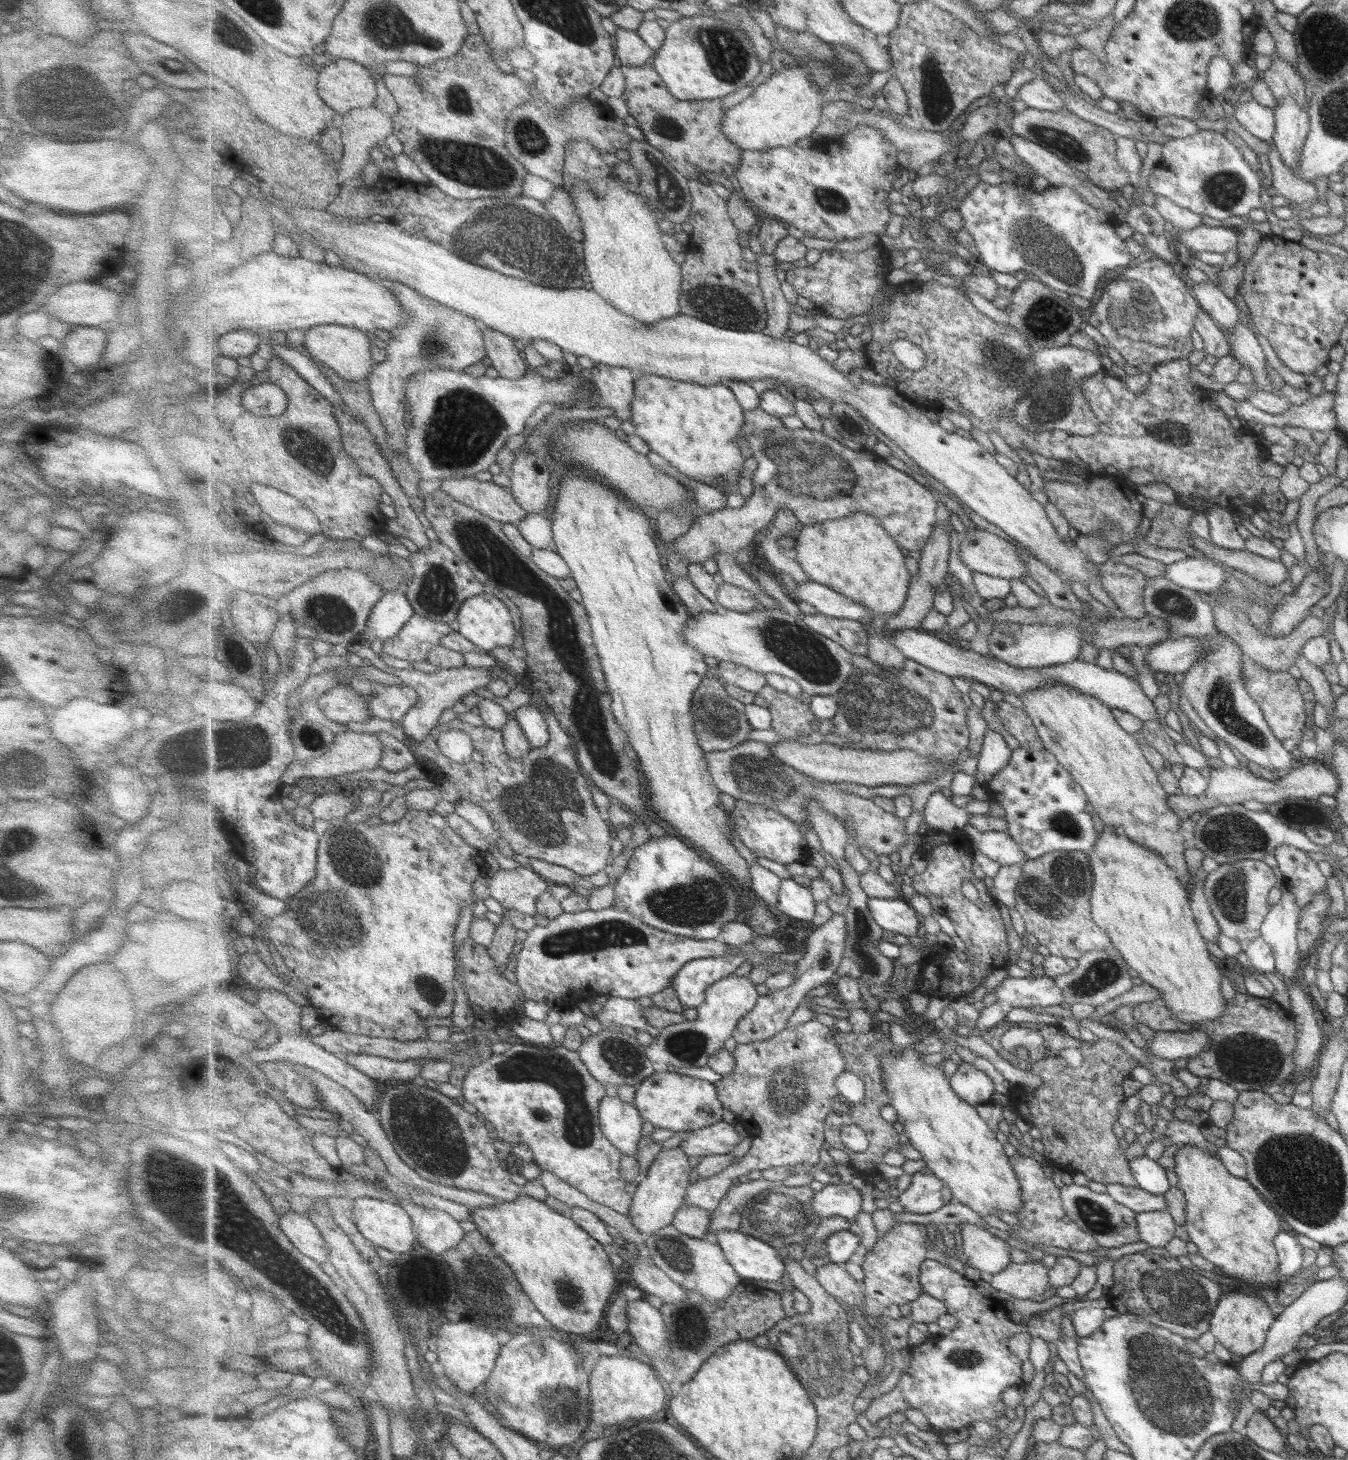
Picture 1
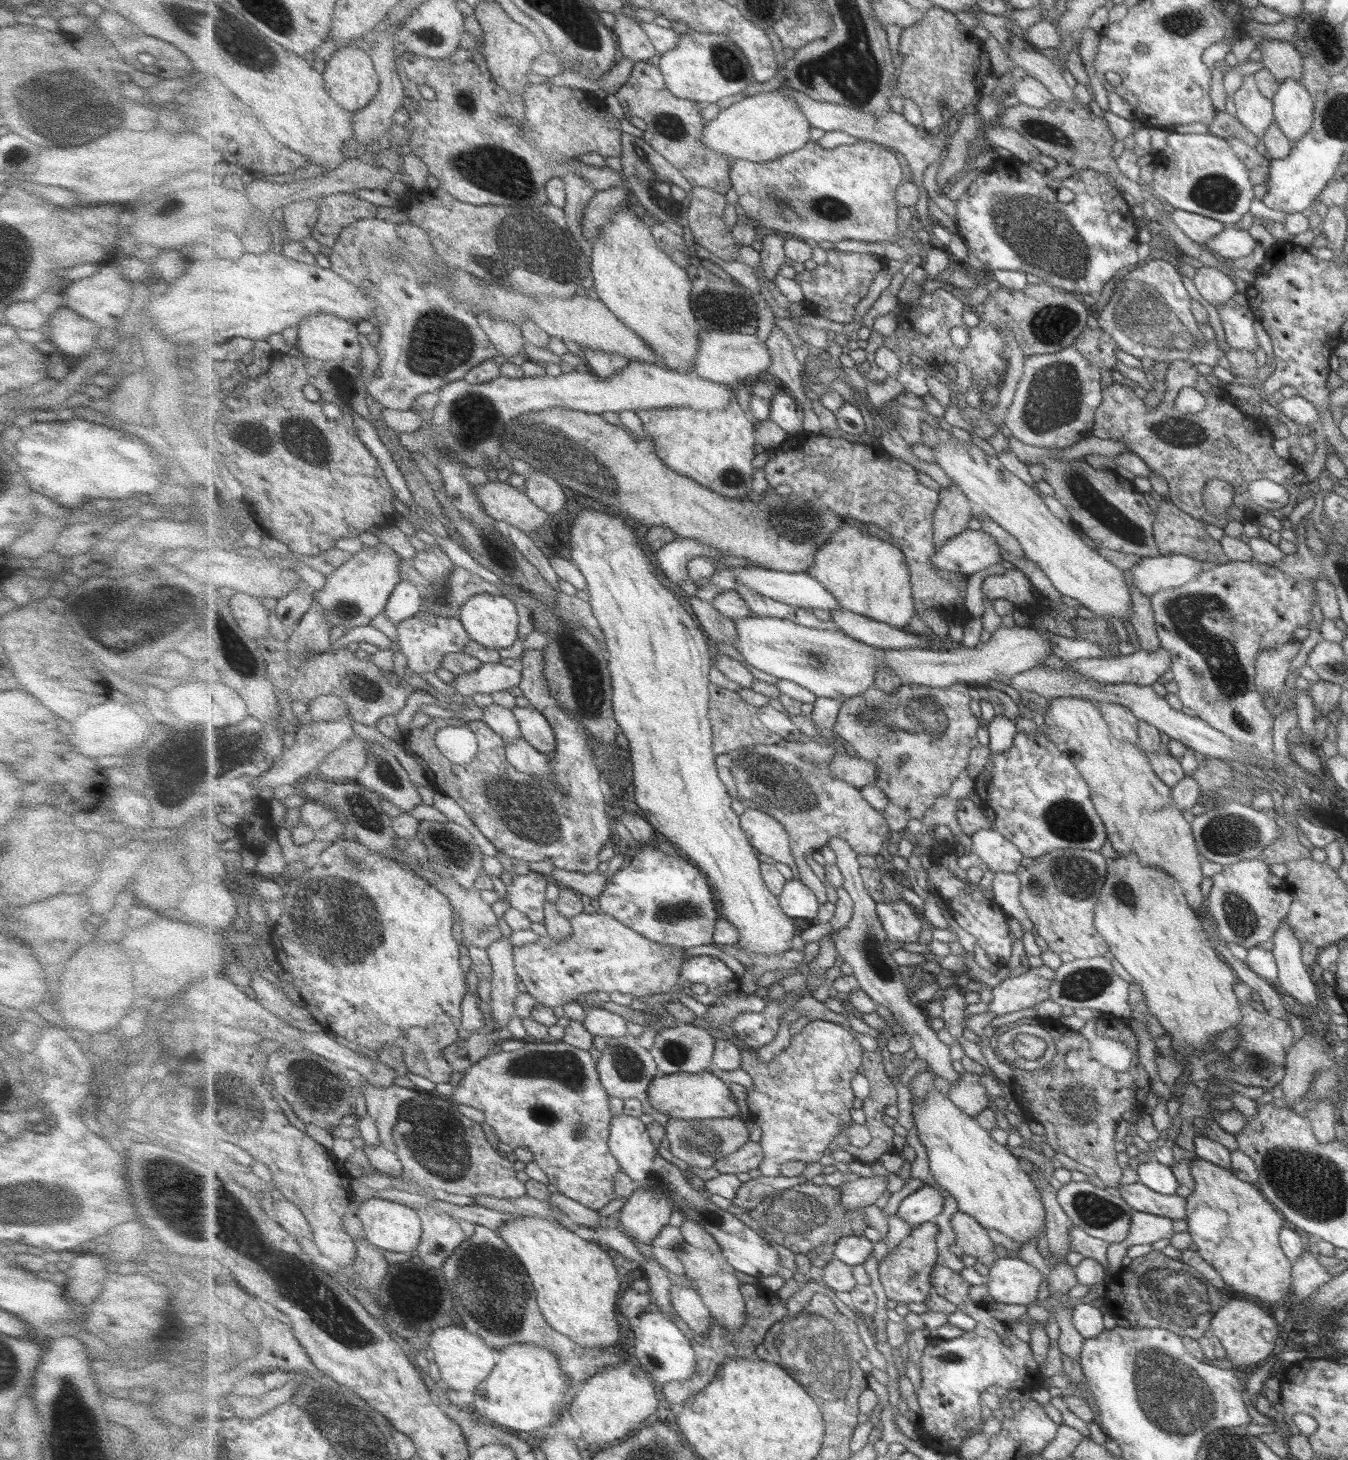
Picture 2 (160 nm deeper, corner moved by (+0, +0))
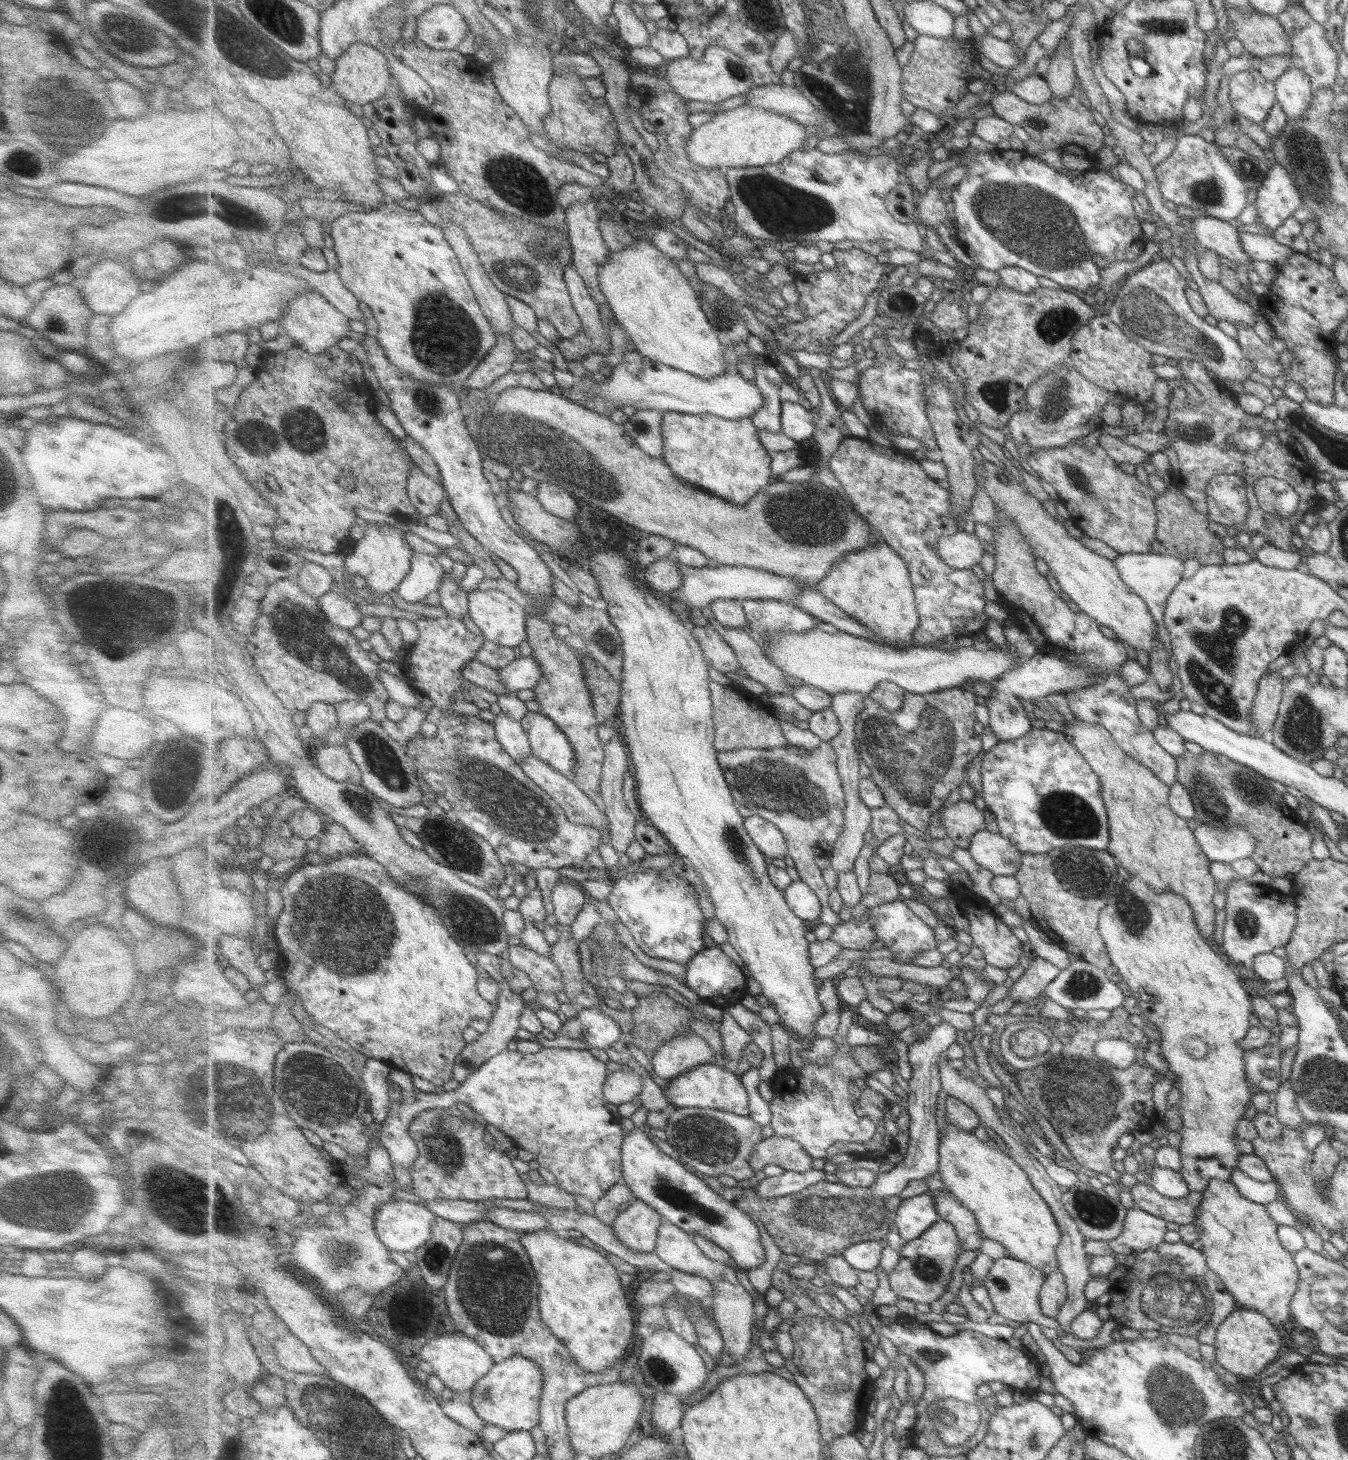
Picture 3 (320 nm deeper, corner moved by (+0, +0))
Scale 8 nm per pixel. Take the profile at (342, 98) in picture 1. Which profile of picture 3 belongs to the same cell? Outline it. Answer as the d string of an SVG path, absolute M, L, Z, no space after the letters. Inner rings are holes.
M360 42L350 45L349 50L336 60L335 74L328 80L355 110L360 111L364 104L374 103L390 92L393 83L391 77L383 52L366 42Z

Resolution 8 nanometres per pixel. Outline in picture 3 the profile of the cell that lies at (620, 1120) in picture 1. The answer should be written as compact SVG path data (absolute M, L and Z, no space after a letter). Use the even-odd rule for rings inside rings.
M635 1127L626 1135L622 1146L622 1157L624 1183L632 1190L634 1198L651 1205L651 1208L661 1214L663 1221L681 1228L691 1234L693 1238L703 1236L715 1242L731 1256L734 1261L733 1265L745 1272L757 1268L767 1260L767 1253L765 1253L761 1234L759 1234L759 1226L755 1224L755 1220L751 1216L747 1216L743 1209L737 1208L730 1200L725 1200L723 1195L719 1195L715 1190L709 1188L709 1184L705 1184L699 1176L695 1176L695 1171L690 1170L687 1164L681 1164L679 1159L675 1160L661 1152L661 1148L649 1139L646 1129Z

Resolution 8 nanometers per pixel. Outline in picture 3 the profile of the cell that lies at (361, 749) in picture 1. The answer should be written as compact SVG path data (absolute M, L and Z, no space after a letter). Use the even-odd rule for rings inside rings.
M346 745L318 746L313 756L322 774L331 780L361 785L361 771Z

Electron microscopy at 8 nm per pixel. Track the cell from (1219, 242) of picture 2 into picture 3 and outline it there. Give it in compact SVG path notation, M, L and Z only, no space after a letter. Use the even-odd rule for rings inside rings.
M1238 232L1241 248L1252 261L1267 262L1272 267L1283 267L1294 247L1277 244L1270 236Z

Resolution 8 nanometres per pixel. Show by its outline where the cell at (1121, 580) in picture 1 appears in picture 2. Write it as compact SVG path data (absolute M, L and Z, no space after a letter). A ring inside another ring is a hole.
M1124 571L1126 584L1129 586L1131 612L1128 621L1133 627L1135 638L1141 650L1157 650L1160 648L1158 635L1155 632L1154 611L1150 607L1150 600L1147 596L1142 596L1141 591L1133 581L1133 573Z

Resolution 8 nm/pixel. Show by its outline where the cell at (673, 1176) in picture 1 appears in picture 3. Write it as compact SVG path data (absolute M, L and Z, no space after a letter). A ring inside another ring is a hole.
M634 1198L612 1225L621 1244L637 1253L655 1253L663 1217L645 1201Z

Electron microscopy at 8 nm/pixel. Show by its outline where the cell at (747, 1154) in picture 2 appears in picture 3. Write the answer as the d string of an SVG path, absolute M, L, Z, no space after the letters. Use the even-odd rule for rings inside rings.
M773 1134L756 1146L750 1163L756 1172L777 1164L785 1171L804 1173L811 1170L813 1157L796 1140Z

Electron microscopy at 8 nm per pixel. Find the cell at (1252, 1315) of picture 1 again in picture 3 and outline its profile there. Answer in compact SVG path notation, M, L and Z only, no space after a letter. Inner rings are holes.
M1237 1308L1217 1325L1211 1345L1215 1349L1217 1364L1233 1377L1242 1376L1247 1381L1257 1378L1264 1368L1274 1362L1282 1346L1275 1326L1265 1316L1242 1308Z

